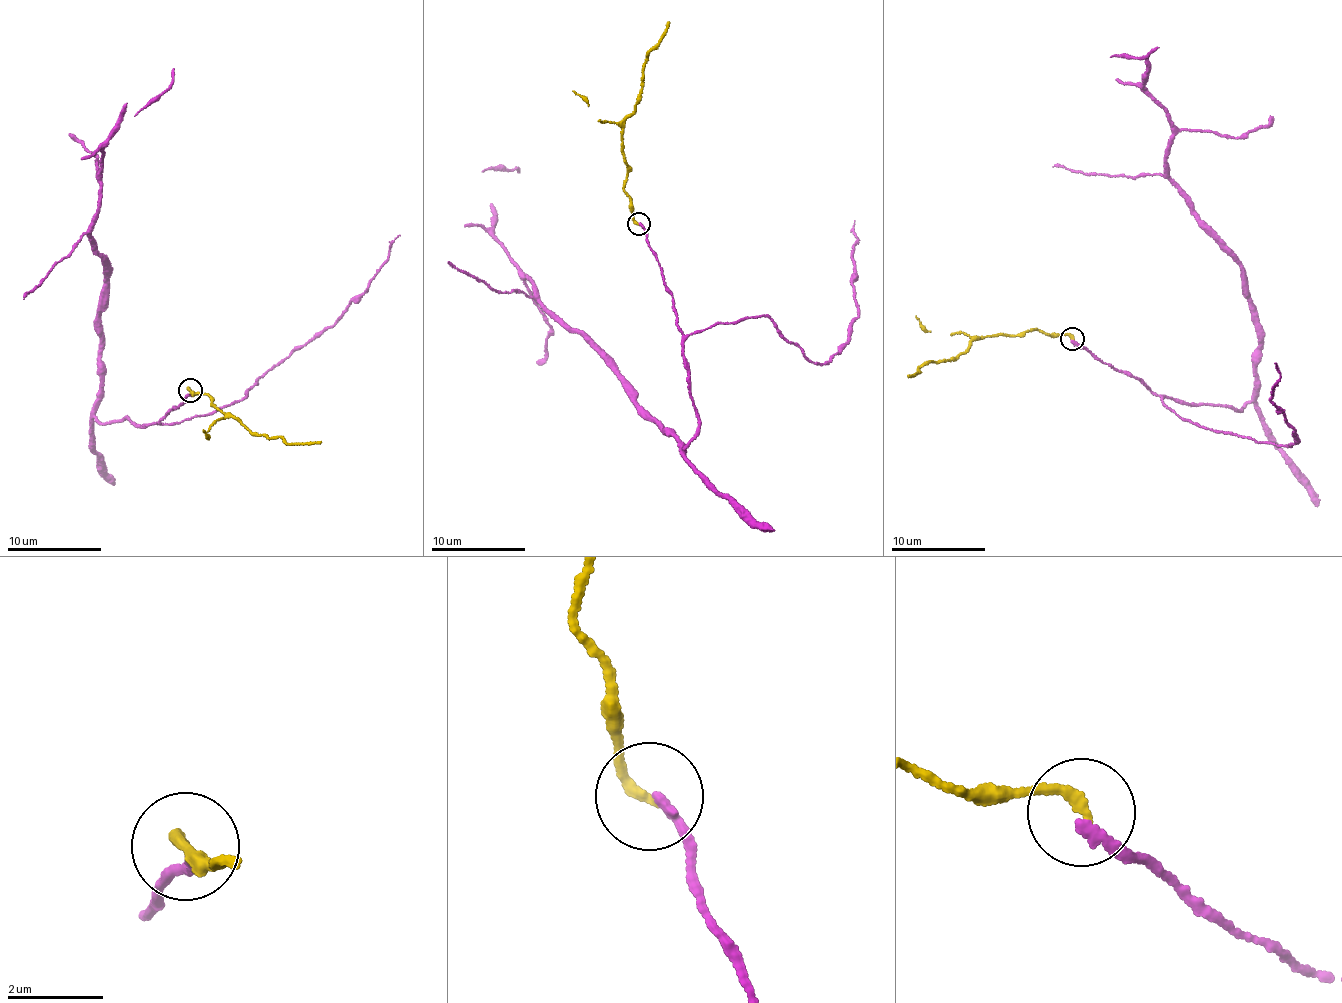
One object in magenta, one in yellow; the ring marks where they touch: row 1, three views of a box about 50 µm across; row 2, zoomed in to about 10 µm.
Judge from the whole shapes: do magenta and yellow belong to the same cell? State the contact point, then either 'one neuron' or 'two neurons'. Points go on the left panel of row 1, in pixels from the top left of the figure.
(190, 390) | one neuron

